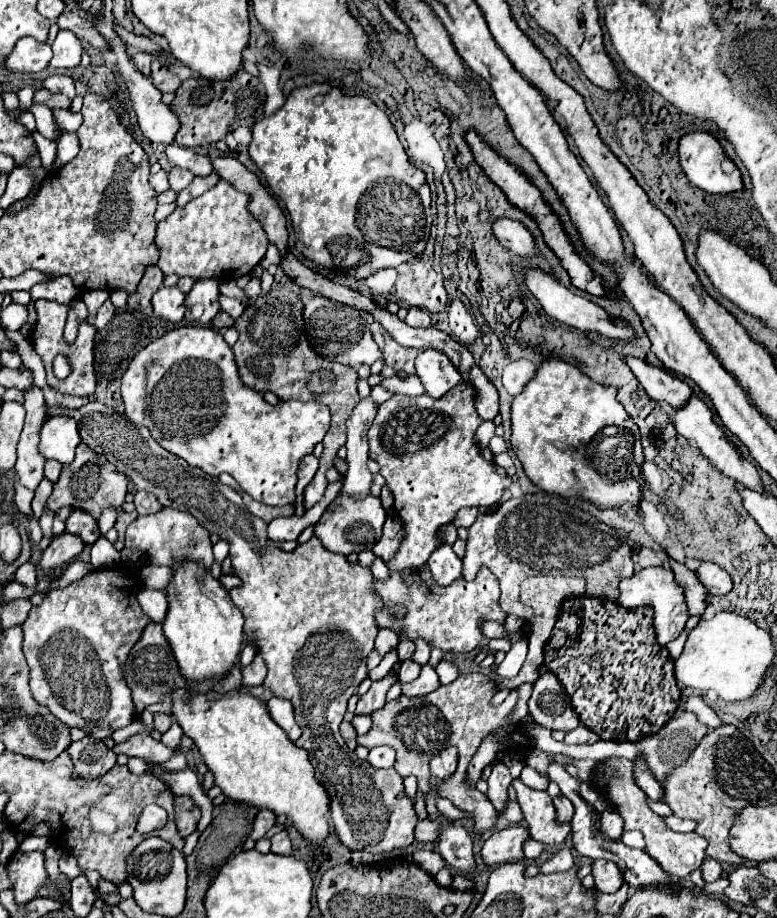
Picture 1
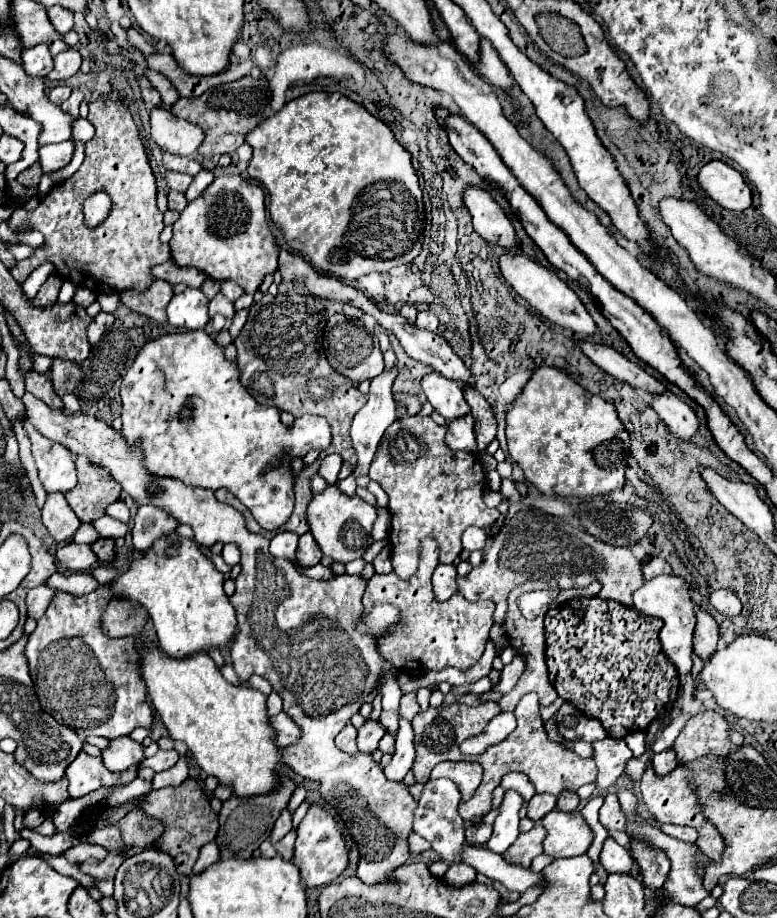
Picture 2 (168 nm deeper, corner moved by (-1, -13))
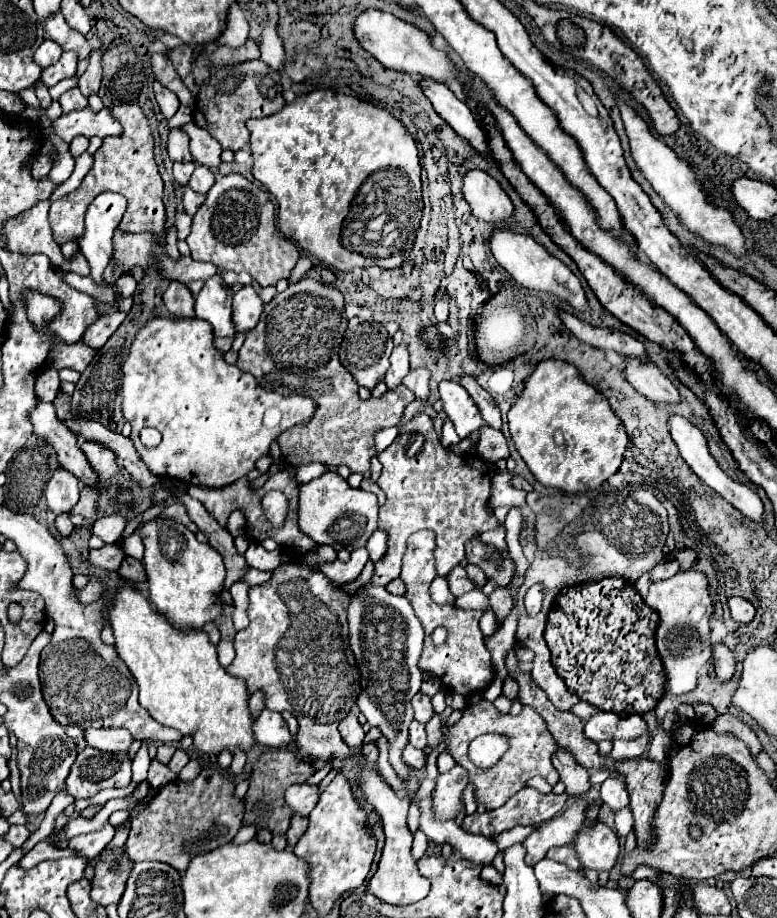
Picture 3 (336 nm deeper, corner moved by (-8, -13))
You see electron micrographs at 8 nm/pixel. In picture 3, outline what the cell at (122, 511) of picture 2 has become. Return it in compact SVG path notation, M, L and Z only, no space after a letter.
M117 510L117 512L109 514L109 516L99 518L99 520L91 526L91 532L97 534L105 544L113 544L117 538L121 538L125 526L127 526L127 516Z

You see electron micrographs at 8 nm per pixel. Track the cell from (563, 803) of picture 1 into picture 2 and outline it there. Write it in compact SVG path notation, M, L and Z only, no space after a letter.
M562 790L560 796L558 796L556 808L562 810L562 812L572 812L572 810L576 810L578 804L580 804L580 798L578 798L576 792L572 792L572 790Z

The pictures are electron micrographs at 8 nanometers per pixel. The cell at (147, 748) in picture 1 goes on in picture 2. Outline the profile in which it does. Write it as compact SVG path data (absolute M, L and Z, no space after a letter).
M118 736L108 742L108 746L102 750L104 766L112 772L122 772L130 768L134 762L144 760L144 746L134 742L130 736Z

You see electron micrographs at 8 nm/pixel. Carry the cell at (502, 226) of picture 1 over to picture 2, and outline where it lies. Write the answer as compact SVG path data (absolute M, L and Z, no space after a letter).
M468 186L462 194L462 202L472 214L474 230L488 240L506 250L514 248L514 228L502 206L492 198L492 194L480 186Z

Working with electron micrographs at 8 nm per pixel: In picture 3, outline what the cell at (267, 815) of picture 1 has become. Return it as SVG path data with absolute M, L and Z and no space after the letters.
M299 784L299 786L289 786L289 790L285 792L285 802L291 808L291 812L301 814L303 818L309 816L309 812L315 808L317 800L319 800L317 786Z

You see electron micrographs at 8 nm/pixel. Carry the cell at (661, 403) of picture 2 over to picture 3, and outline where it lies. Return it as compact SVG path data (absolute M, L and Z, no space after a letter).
M625 358L627 364L627 380L631 386L643 396L655 396L655 404L681 404L679 390L671 384L667 376L659 372L651 362L637 362Z

